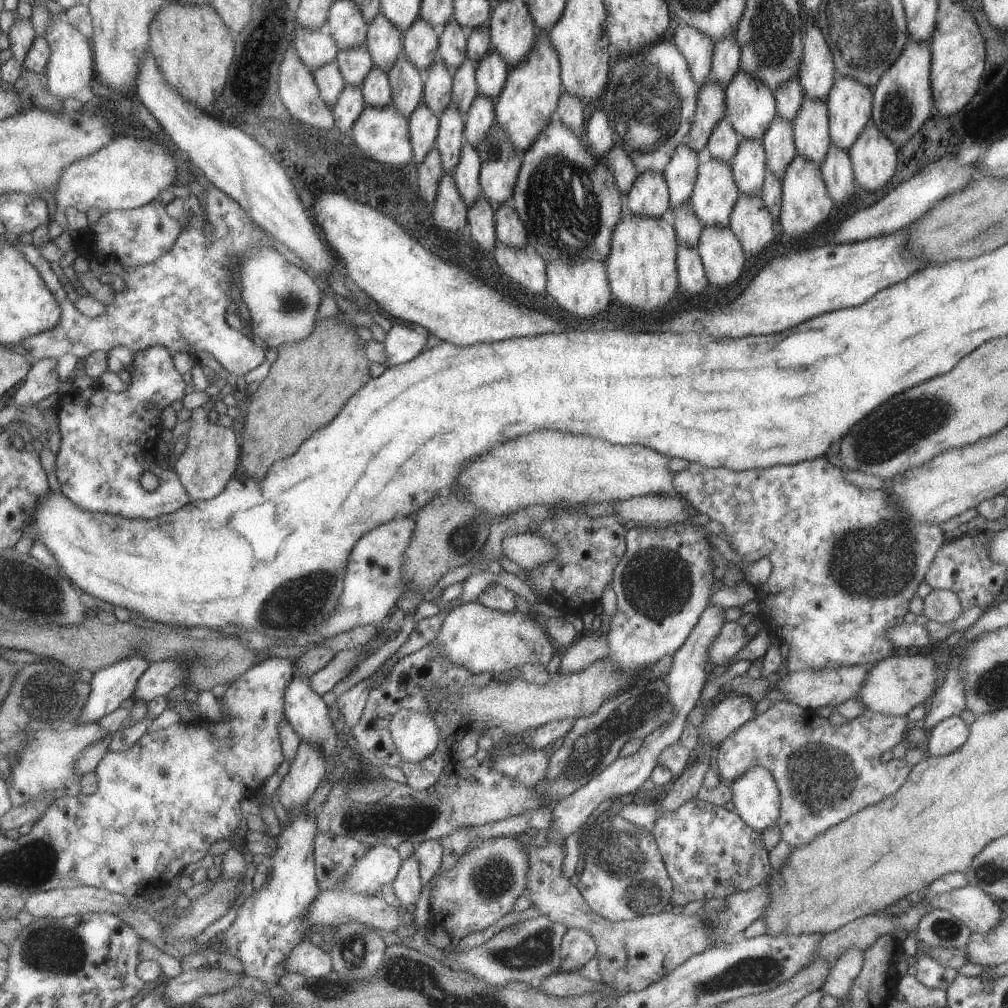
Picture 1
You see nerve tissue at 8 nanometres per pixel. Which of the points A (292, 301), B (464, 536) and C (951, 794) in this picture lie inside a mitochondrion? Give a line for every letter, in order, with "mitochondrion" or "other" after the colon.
A: mitochondrion
B: mitochondrion
C: other

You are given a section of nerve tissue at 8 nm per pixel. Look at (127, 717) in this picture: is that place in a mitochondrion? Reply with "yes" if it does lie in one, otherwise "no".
no

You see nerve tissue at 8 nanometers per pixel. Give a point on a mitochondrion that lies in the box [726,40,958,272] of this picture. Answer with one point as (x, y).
(898, 108)

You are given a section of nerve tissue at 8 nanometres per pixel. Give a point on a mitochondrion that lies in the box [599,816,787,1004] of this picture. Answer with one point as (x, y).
(718, 911)

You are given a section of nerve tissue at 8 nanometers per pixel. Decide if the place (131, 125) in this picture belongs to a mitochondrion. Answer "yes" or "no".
no

